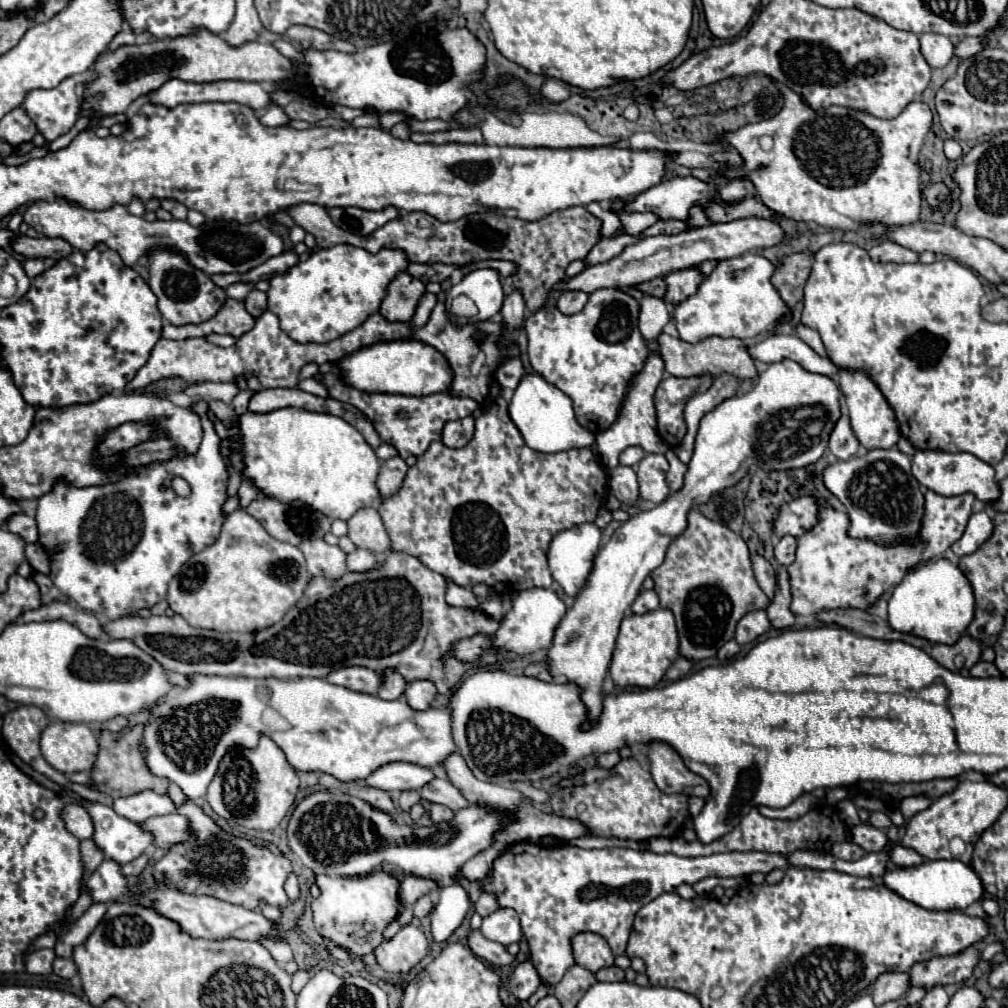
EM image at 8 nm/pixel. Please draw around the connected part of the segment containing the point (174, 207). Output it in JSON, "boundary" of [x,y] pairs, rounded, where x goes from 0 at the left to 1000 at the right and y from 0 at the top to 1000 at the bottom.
{"boundary":[[[162,198],[159,202],[162,207],[171,212],[172,216],[179,218],[186,217],[185,212],[187,211],[187,207],[182,202],[174,198]]]}

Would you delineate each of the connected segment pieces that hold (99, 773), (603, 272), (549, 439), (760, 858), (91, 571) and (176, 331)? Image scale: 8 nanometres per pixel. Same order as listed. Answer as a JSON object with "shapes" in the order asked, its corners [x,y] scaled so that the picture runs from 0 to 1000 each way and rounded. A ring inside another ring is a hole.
{"shapes":[[[[137,718],[131,726],[123,728],[119,734],[115,734],[115,728],[111,726],[101,726],[99,730],[99,746],[91,764],[91,774],[93,782],[99,786],[105,786],[111,792],[119,790],[129,790],[137,788],[143,784],[153,784],[155,788],[167,788],[167,774],[165,772],[155,772],[147,762],[145,756],[141,754],[139,746],[139,734],[141,734],[141,718]]],[[[736,216],[736,218],[726,218],[720,222],[706,222],[706,224],[696,224],[696,226],[687,226],[671,234],[641,234],[633,238],[627,244],[621,244],[617,252],[611,256],[583,264],[579,266],[573,274],[569,274],[565,280],[552,282],[550,288],[579,288],[579,290],[589,290],[599,284],[615,284],[615,286],[625,286],[629,282],[643,280],[651,274],[663,272],[667,268],[675,266],[685,266],[692,264],[698,258],[718,258],[718,256],[730,256],[734,252],[754,248],[754,246],[764,246],[774,242],[778,236],[778,230],[772,222],[758,218],[758,216]]],[[[522,371],[522,375],[518,375],[518,379],[514,381],[508,393],[504,409],[506,409],[508,419],[516,427],[520,438],[534,448],[560,448],[567,444],[589,444],[591,442],[589,431],[571,419],[567,397],[560,389],[556,389],[552,383],[544,381],[534,371]]],[[[514,835],[502,839],[488,855],[488,863],[482,871],[476,873],[478,885],[486,885],[492,889],[496,901],[508,901],[514,905],[518,927],[524,933],[526,938],[526,952],[538,970],[540,976],[552,978],[560,964],[569,958],[569,946],[567,946],[567,931],[577,925],[589,925],[597,927],[597,931],[605,937],[609,948],[619,946],[627,915],[631,905],[653,891],[657,885],[669,885],[677,877],[688,879],[690,875],[710,869],[710,867],[722,867],[722,869],[742,869],[746,865],[758,865],[762,867],[768,861],[782,861],[778,847],[762,847],[762,845],[722,845],[722,847],[706,847],[706,849],[692,849],[692,851],[677,851],[671,847],[651,847],[645,843],[625,843],[625,841],[599,841],[599,843],[579,843],[573,839],[536,839],[528,835]]],[[[196,397],[190,401],[190,405],[200,413],[202,425],[198,446],[192,452],[175,452],[165,460],[149,460],[149,464],[139,464],[117,480],[93,484],[56,480],[52,488],[38,496],[36,518],[40,538],[46,546],[50,546],[50,573],[63,591],[77,597],[83,605],[103,609],[107,615],[115,615],[131,605],[151,603],[155,597],[159,597],[159,593],[165,591],[167,577],[177,569],[181,560],[185,560],[190,550],[208,542],[216,534],[222,516],[220,500],[224,496],[226,468],[224,458],[218,452],[218,435],[204,415],[206,401]],[[175,472],[188,480],[190,488],[187,494],[179,494],[173,488],[171,474]]],[[[226,296],[224,302],[218,306],[218,310],[200,319],[200,321],[187,321],[184,323],[171,323],[163,321],[161,333],[169,337],[183,337],[183,335],[206,333],[206,331],[228,331],[238,335],[248,325],[252,325],[252,315],[244,310],[242,302],[238,298]]]]}

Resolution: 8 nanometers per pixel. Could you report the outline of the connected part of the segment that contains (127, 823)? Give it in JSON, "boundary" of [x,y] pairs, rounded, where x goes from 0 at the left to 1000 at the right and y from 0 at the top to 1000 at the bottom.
{"boundary":[[[62,780],[62,790],[67,790],[71,796],[75,796],[75,798],[79,798],[79,800],[83,800],[83,802],[87,804],[87,808],[89,808],[91,813],[93,813],[93,821],[95,821],[95,823],[93,823],[93,835],[101,841],[101,845],[105,847],[105,851],[111,851],[111,853],[115,853],[117,857],[125,857],[125,855],[135,853],[139,847],[143,847],[145,841],[153,835],[151,825],[143,823],[139,817],[135,817],[135,815],[131,815],[131,813],[127,813],[127,812],[117,810],[111,802],[107,802],[107,800],[103,800],[103,798],[85,794],[85,792],[81,792],[79,788],[75,788],[73,784],[69,784],[69,782],[65,782],[65,780]]]}

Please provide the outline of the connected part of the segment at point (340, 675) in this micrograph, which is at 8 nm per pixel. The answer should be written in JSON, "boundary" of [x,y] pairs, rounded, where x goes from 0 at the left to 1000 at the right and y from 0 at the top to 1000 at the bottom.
{"boundary":[[[337,663],[335,667],[327,667],[323,675],[359,688],[375,688],[377,683],[377,671],[365,663]]]}

